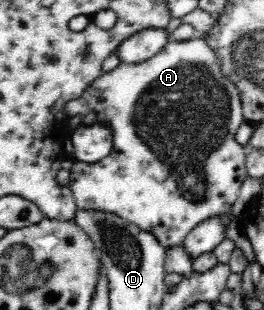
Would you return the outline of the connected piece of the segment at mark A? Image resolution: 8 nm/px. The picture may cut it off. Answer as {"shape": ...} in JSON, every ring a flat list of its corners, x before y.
{"shape":[[194,36,188,41,175,41,170,40,162,48,161,52,155,54,141,62,141,64,119,64,111,72,104,73,89,84,89,88,85,90,80,98,67,101,64,104,64,109,69,116,83,112,84,115,89,110,96,110,97,121,107,123,113,131,114,148,111,154,104,160,99,160,95,163,86,163,82,161,73,161,71,166,71,174,69,174,68,188,72,191,73,196,79,210,101,210,102,212,113,212,134,224,137,224,141,229,151,231,157,240,165,247,174,247,181,245,184,238,203,220,207,220,209,216,215,214,230,212,231,206,237,200,240,192,241,184,248,178,245,173,245,152,244,146,237,144,233,136,237,132,240,124,244,121,242,115,241,101,239,100,238,84,225,78,216,64,216,52,213,52,209,46,205,44,202,37]]}

